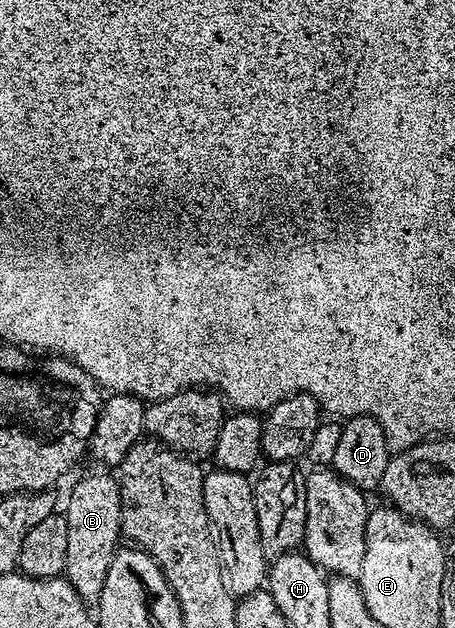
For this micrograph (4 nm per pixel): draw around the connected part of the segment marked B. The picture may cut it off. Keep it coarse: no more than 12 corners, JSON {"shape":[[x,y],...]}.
{"shape":[[114,474],[87,475],[67,499],[63,570],[98,604],[121,543]]}

